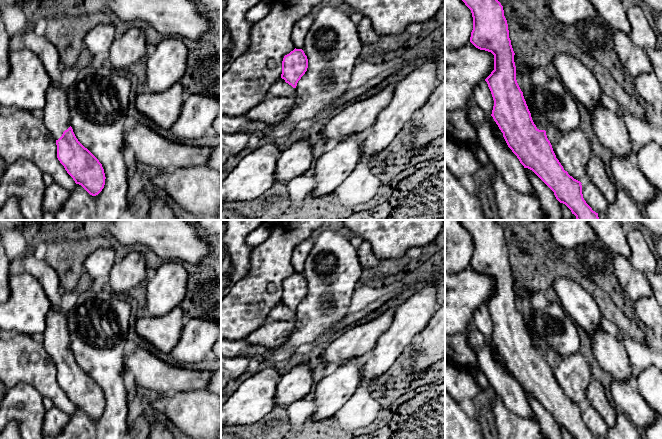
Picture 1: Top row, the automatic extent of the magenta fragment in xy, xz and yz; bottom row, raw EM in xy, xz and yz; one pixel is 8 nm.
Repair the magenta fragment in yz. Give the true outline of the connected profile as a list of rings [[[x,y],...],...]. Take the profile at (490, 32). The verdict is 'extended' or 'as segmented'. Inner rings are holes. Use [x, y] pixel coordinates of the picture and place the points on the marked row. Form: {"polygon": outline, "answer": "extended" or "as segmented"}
{"polygon": [[[498,0],[462,1],[471,10],[473,17],[470,42],[476,48],[494,55],[494,70],[485,81],[494,100],[491,116],[503,133],[508,147],[524,168],[532,170],[554,192],[556,199],[571,210],[577,220],[600,220],[598,213],[593,211],[583,198],[582,183],[570,176],[556,158],[545,126],[533,104],[533,67],[513,51],[503,6]]], "answer": "extended"}

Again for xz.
{"polygon": [[[294,49],[285,55],[282,61],[281,78],[274,81],[269,89],[269,96],[295,96],[296,86],[308,68],[308,59],[302,49]]], "answer": "extended"}

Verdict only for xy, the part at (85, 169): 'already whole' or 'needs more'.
needs more

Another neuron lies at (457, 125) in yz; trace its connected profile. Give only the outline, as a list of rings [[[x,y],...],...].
[[[466,109],[445,111],[445,133],[468,146],[480,146],[476,128],[469,121]]]

